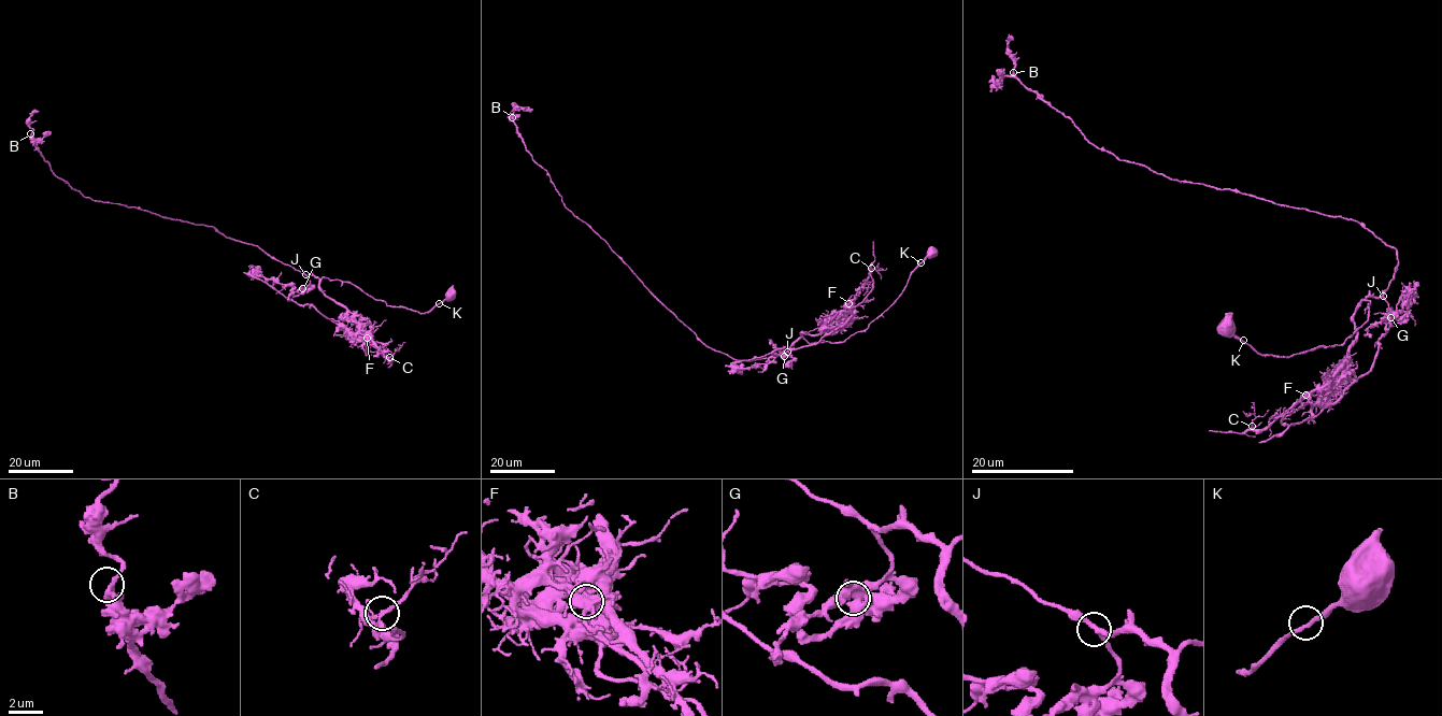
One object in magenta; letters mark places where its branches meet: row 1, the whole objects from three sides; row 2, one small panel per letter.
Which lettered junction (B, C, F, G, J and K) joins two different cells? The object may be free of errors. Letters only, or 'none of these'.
F

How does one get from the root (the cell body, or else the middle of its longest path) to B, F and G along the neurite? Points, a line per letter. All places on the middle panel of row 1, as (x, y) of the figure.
B: (930, 252), (866, 329), (842, 342), (800, 337), (781, 354), (736, 359), (708, 347), (566, 206), (512, 117)
F: (930, 252), (901, 295), (866, 329), (842, 342), (810, 343), (802, 337), (801, 333), (823, 333), (848, 303)
G: (930, 252), (901, 295), (866, 329), (842, 342), (810, 343), (800, 337), (788, 351), (791, 356), (784, 356)

